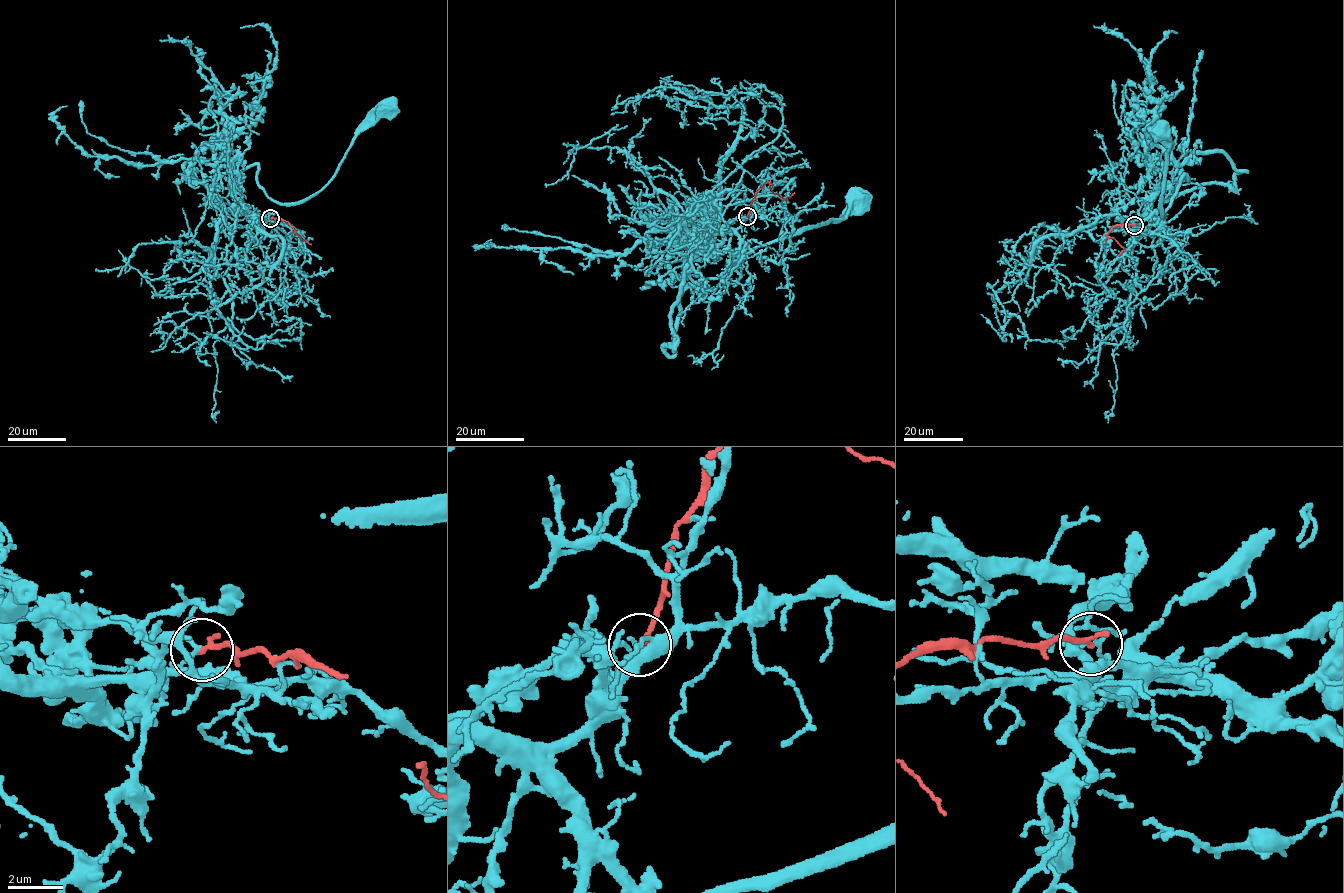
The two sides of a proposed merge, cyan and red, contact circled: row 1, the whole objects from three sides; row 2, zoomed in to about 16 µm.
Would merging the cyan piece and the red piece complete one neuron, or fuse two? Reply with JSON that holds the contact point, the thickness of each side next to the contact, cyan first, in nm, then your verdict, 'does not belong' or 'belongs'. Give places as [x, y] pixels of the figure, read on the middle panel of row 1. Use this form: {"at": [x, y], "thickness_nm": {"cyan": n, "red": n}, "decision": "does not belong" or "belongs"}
{"at": [747, 216], "thickness_nm": {"cyan": 120, "red": 240}, "decision": "does not belong"}

